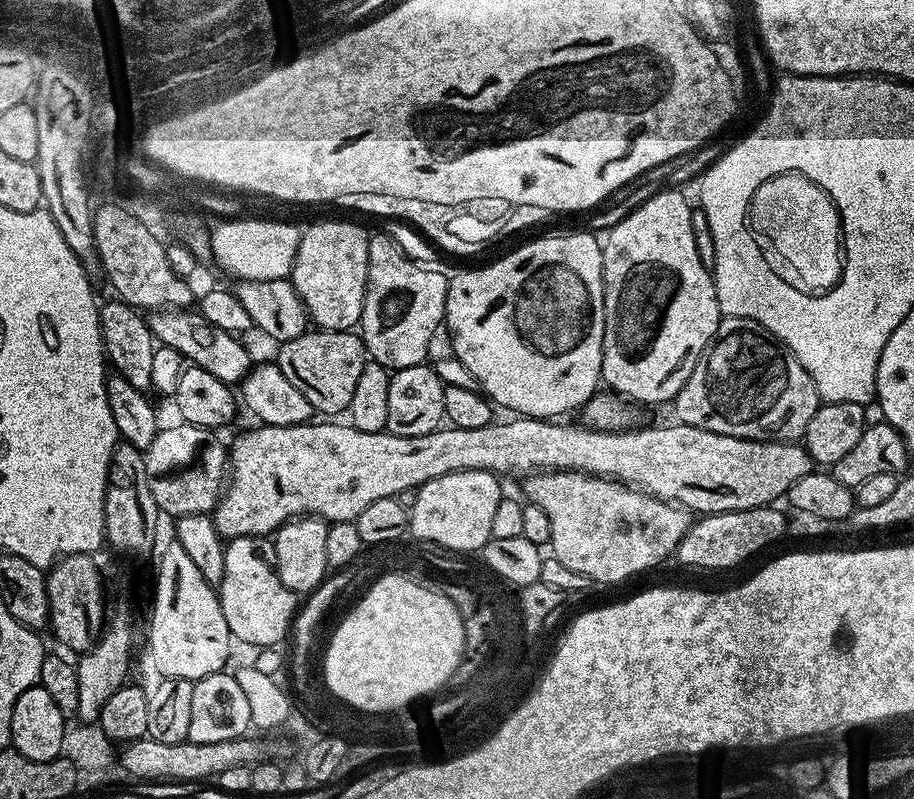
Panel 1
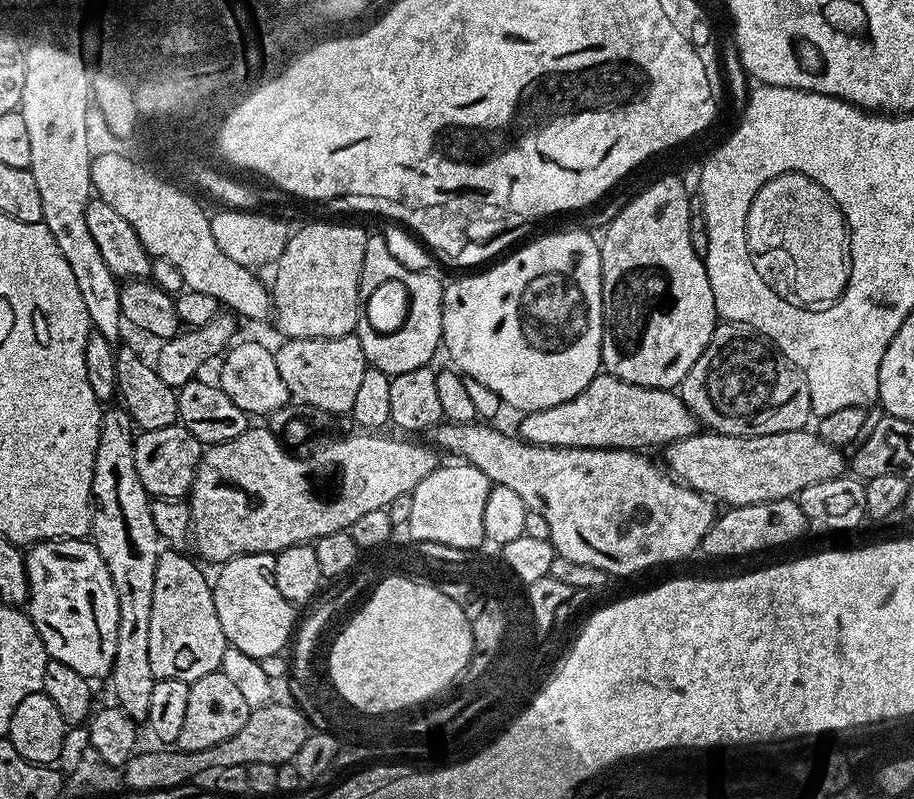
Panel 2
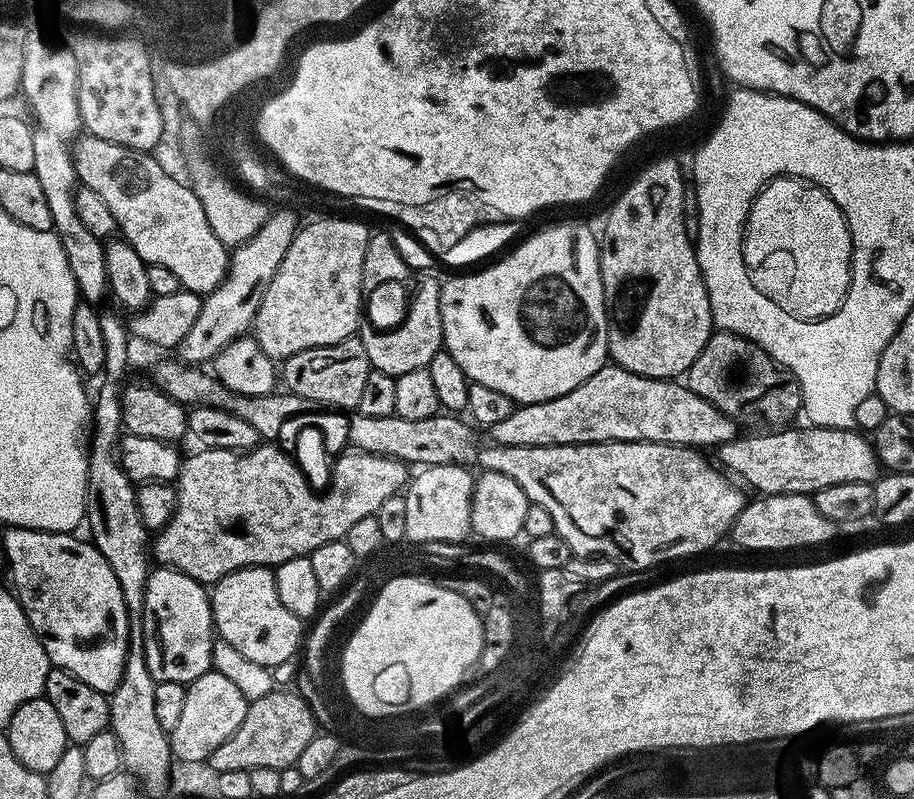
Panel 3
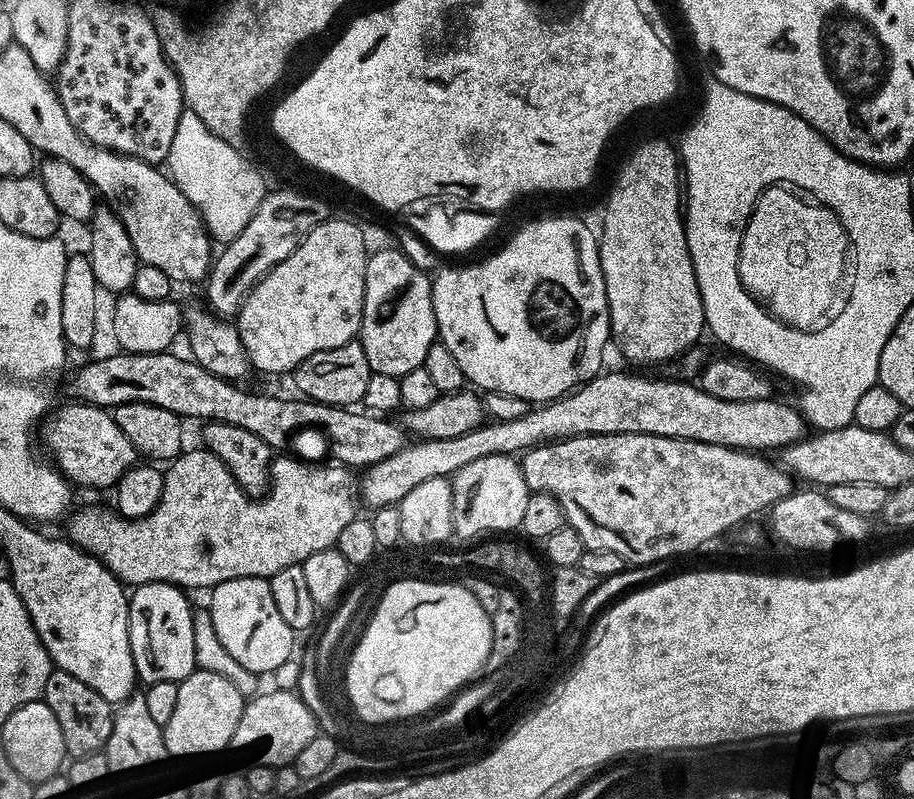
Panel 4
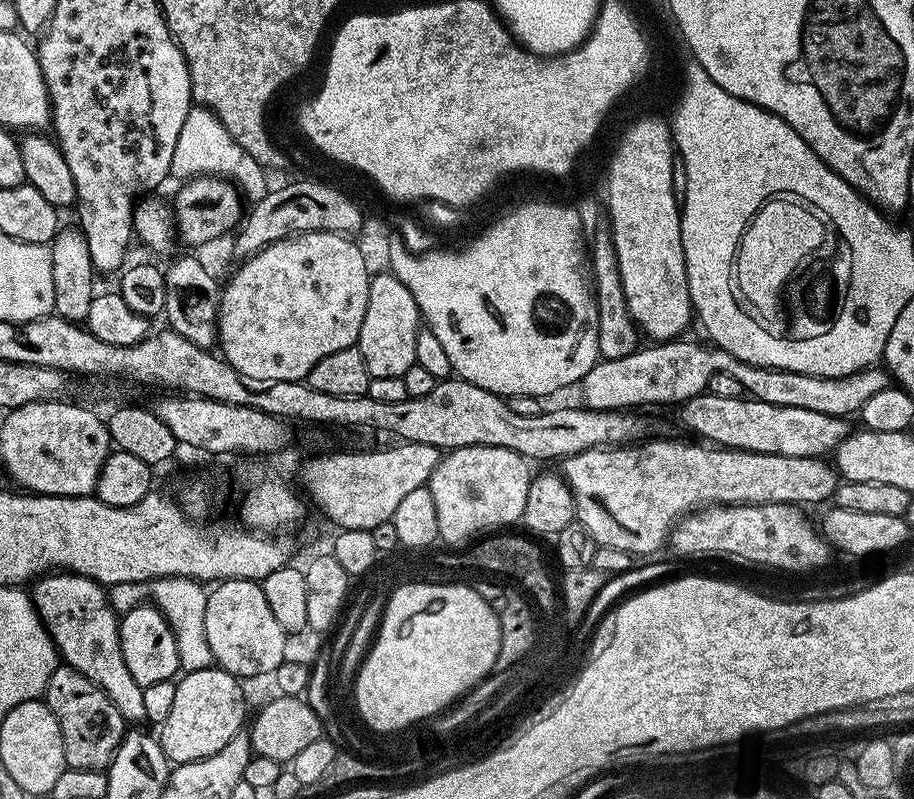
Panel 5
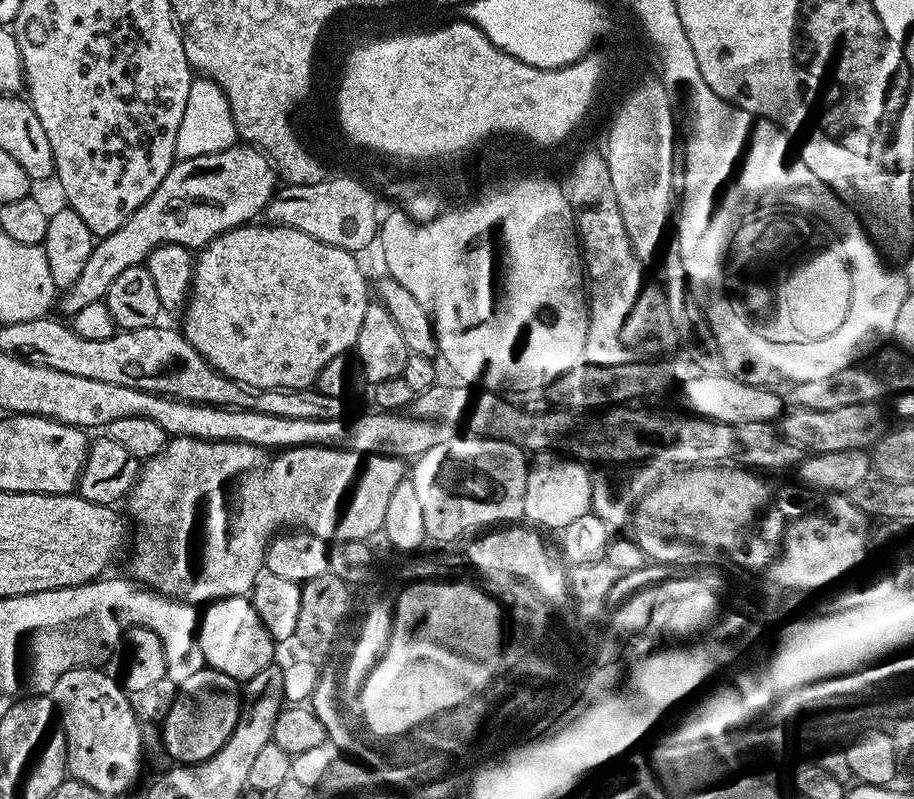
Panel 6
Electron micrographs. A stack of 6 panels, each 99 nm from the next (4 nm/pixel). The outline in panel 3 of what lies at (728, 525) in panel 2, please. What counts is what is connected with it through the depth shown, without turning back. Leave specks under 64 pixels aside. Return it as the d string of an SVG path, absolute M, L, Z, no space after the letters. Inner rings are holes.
M800 494L759 495L745 503L730 529L735 544L756 552L778 552L818 546L830 541L838 532L832 520L819 513L812 496Z

